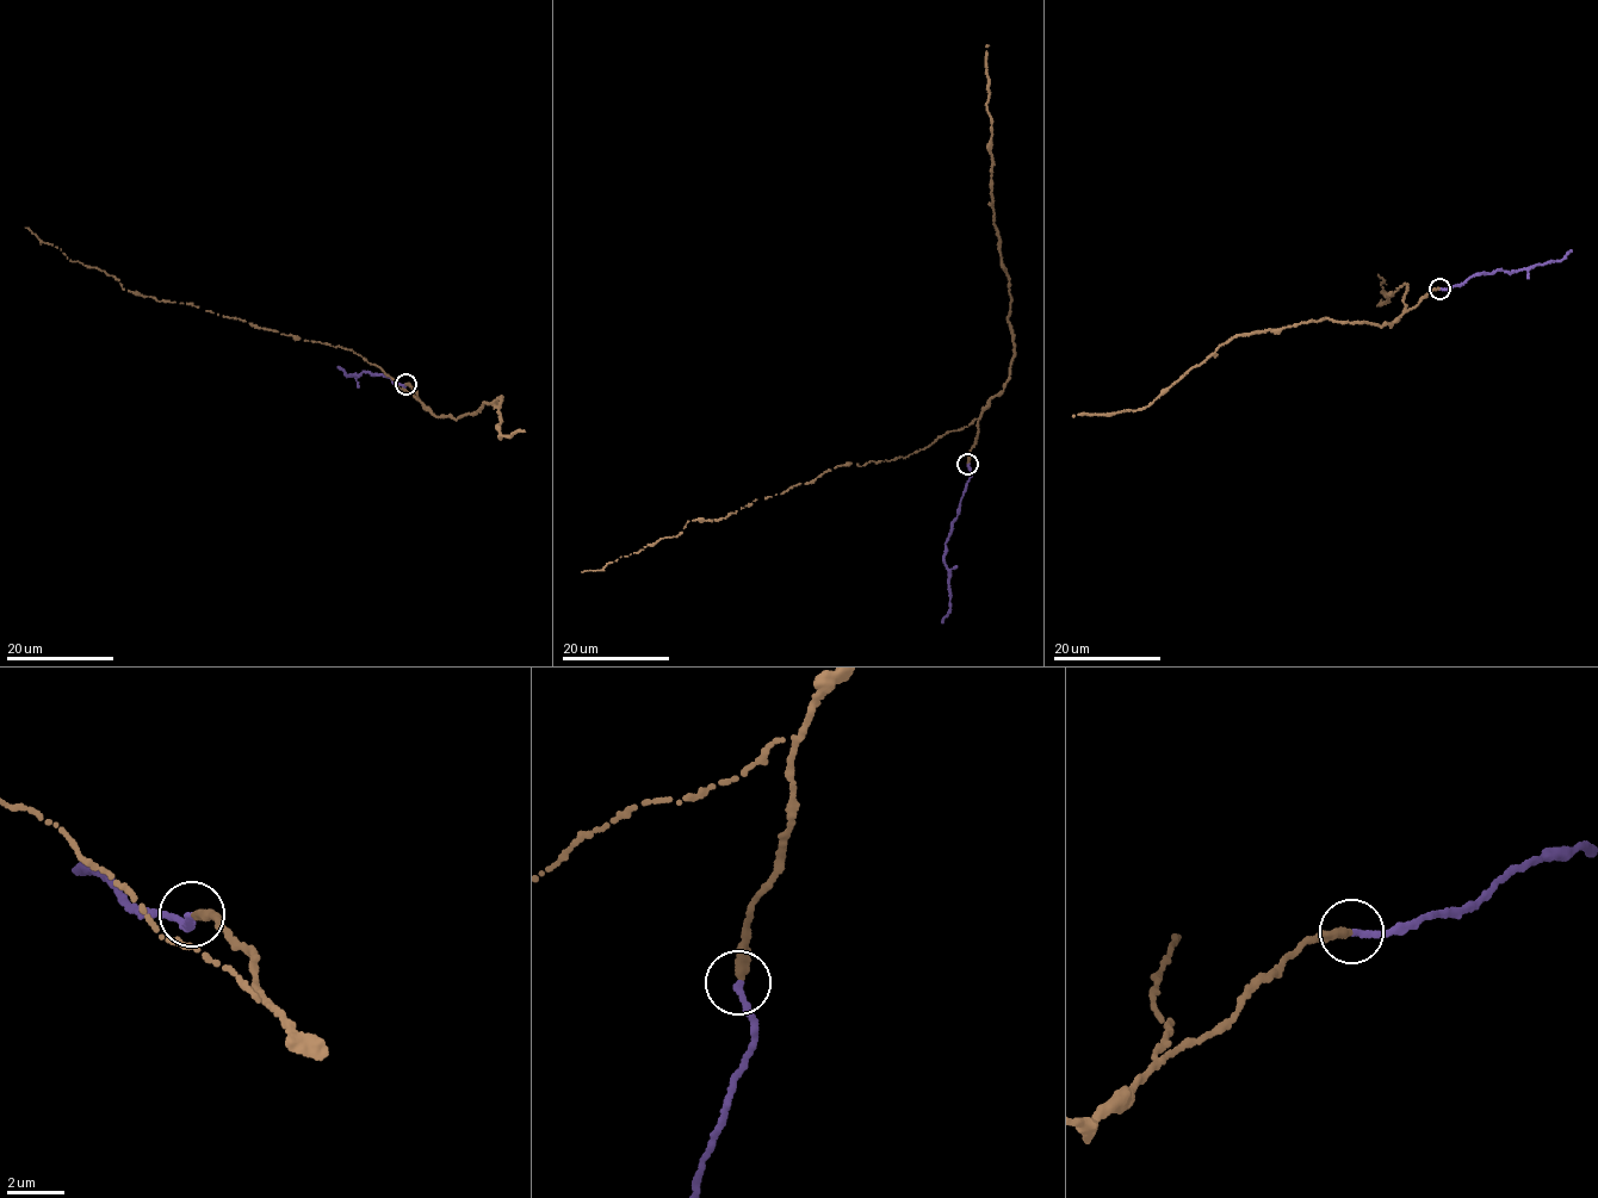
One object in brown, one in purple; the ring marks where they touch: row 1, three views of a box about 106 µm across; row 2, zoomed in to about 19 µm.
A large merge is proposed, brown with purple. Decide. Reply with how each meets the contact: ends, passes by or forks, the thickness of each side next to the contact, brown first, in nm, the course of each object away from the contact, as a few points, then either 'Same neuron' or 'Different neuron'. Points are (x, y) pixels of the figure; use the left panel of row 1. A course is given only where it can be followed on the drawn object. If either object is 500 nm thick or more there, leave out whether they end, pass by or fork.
At the ring brown ends. At the ring purple ends. Thickness 360 nm (brown) against 260 nm. Course of brown: (406, 384), (419, 401), (352, 349), (124, 290), (118, 280), (72, 261), (25, 228). Course of purple: (404, 384), (402, 386), (383, 374), (365, 371), (346, 377), (338, 366). Same neuron

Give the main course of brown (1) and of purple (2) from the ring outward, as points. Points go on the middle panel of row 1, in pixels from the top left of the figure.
1: (968, 464), (978, 419), (905, 458), (837, 465), (717, 521), (689, 521), (676, 537), (601, 570), (582, 572)
2: (967, 464), (970, 476), (946, 541), (943, 560), (949, 575), (949, 604), (941, 622)

